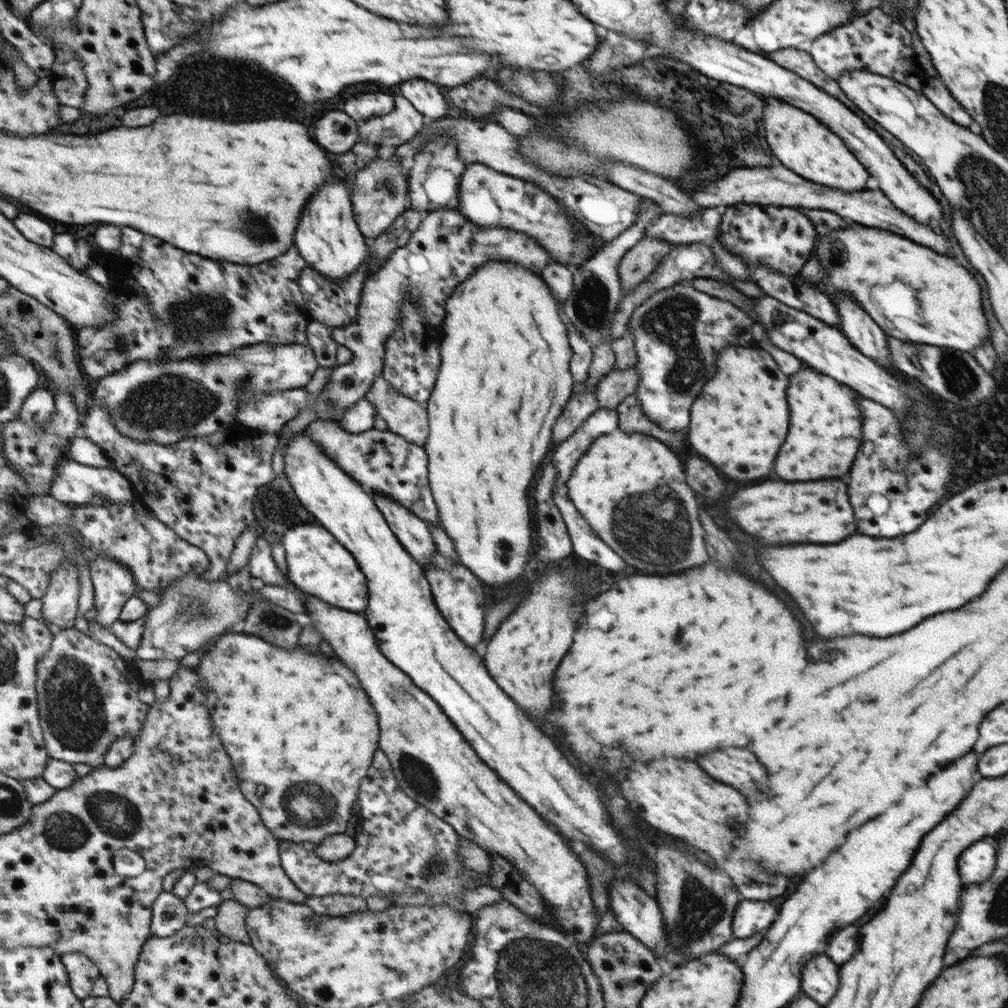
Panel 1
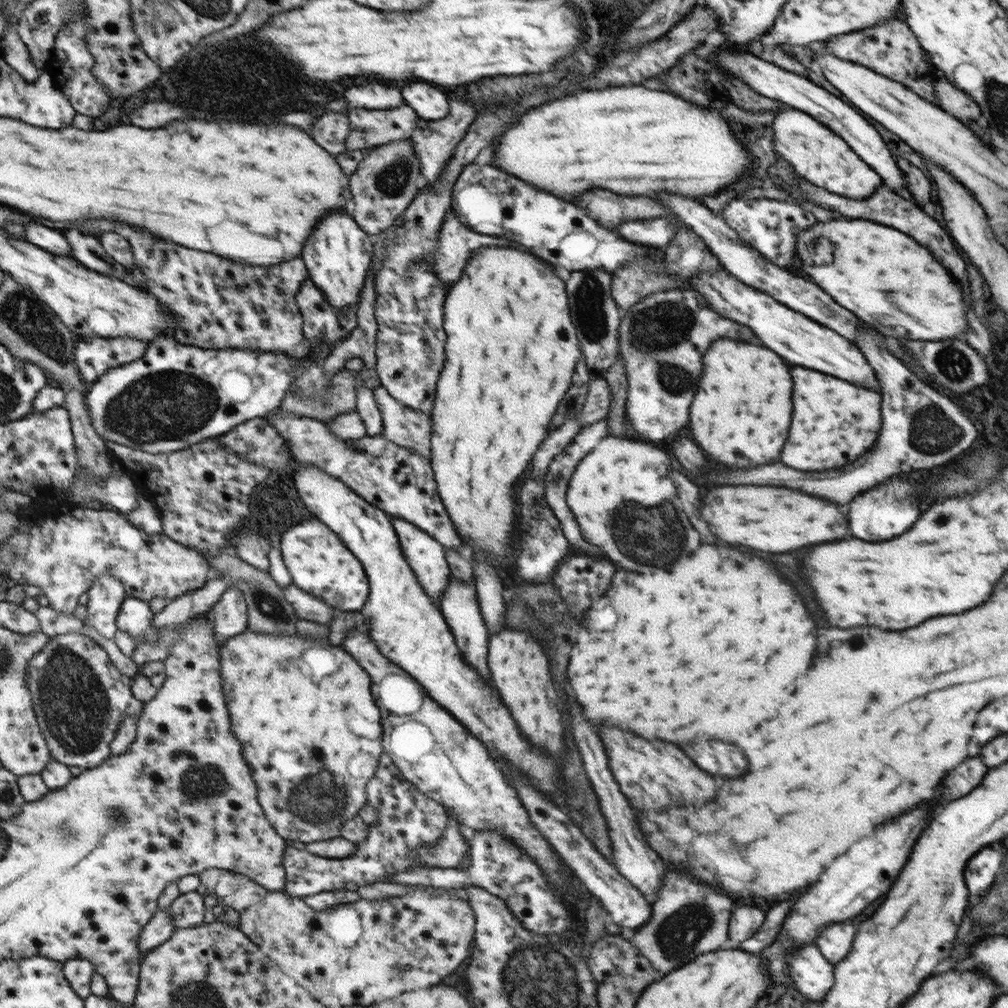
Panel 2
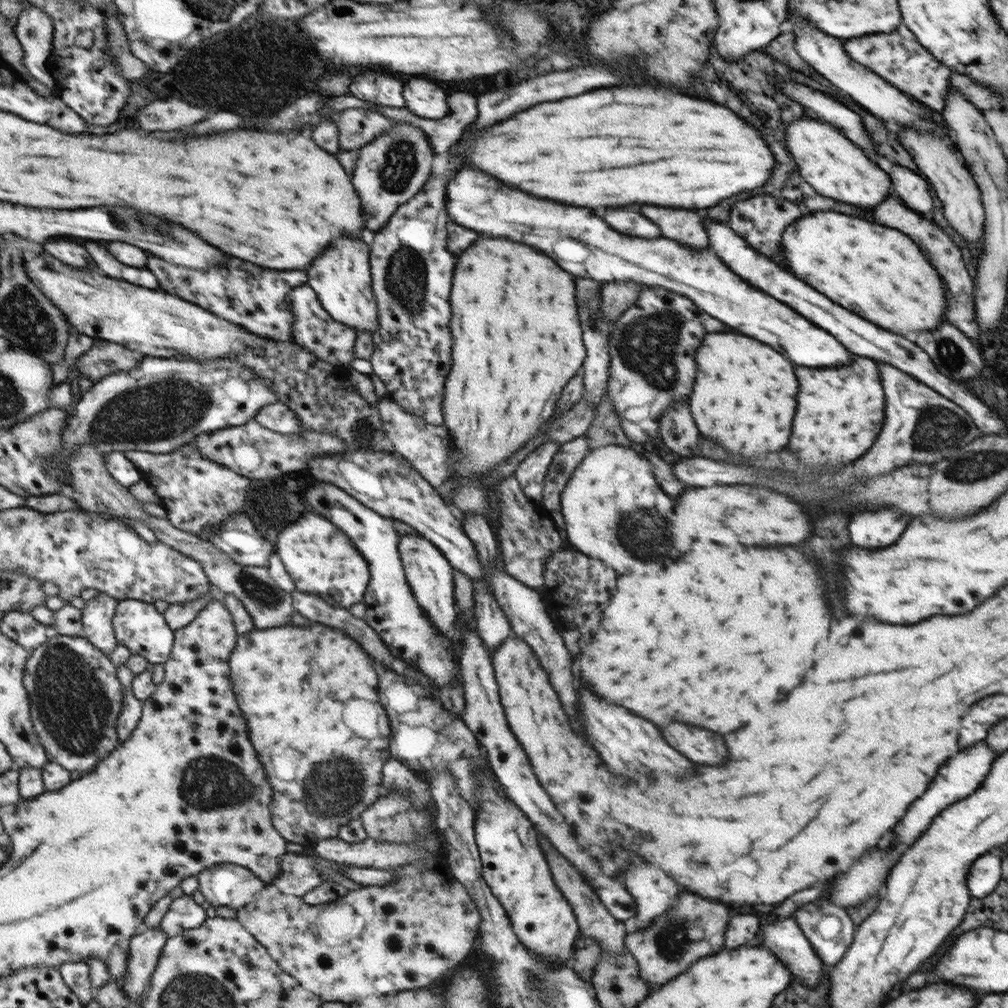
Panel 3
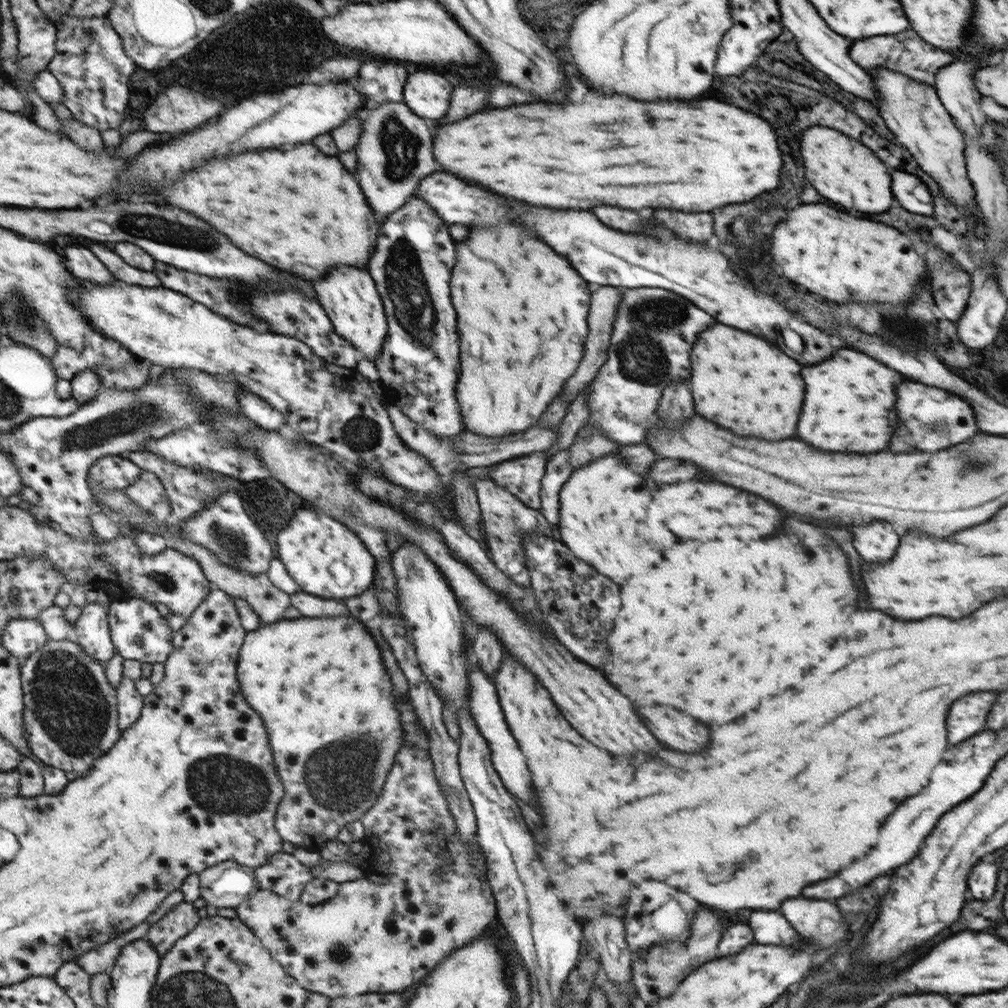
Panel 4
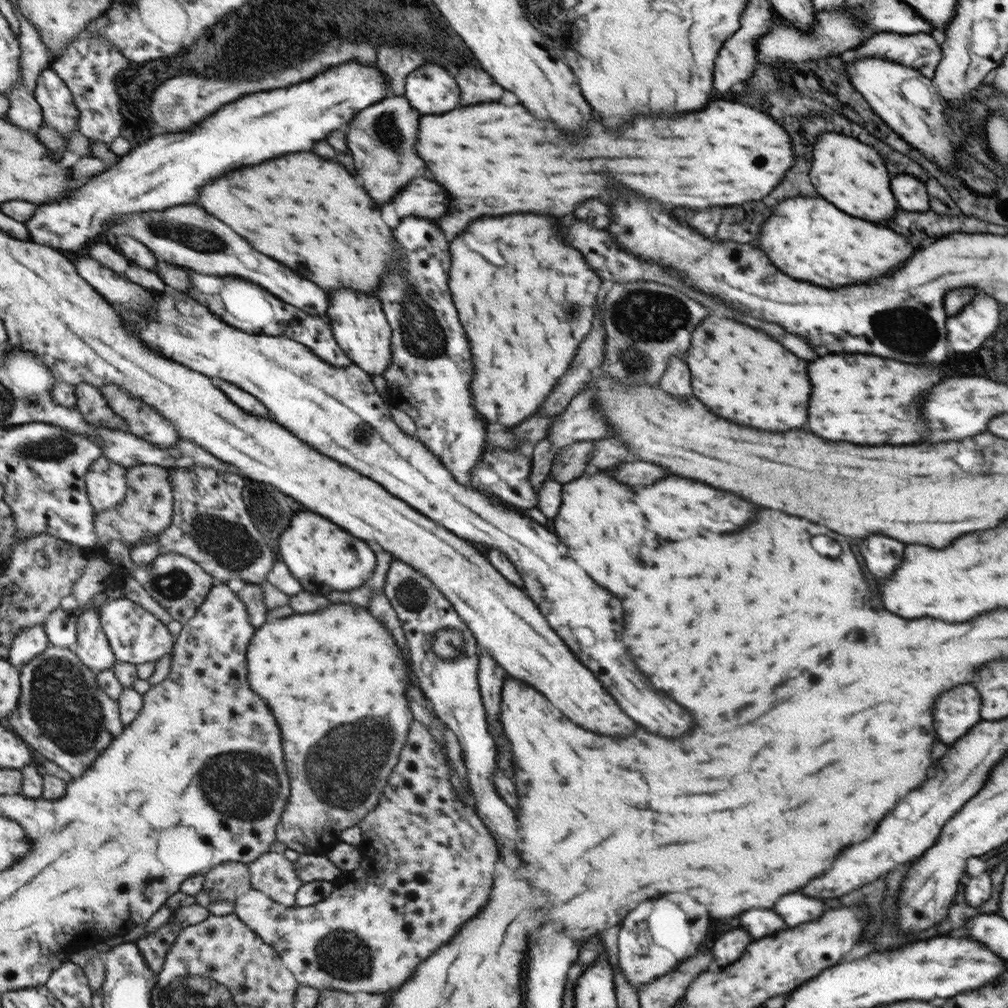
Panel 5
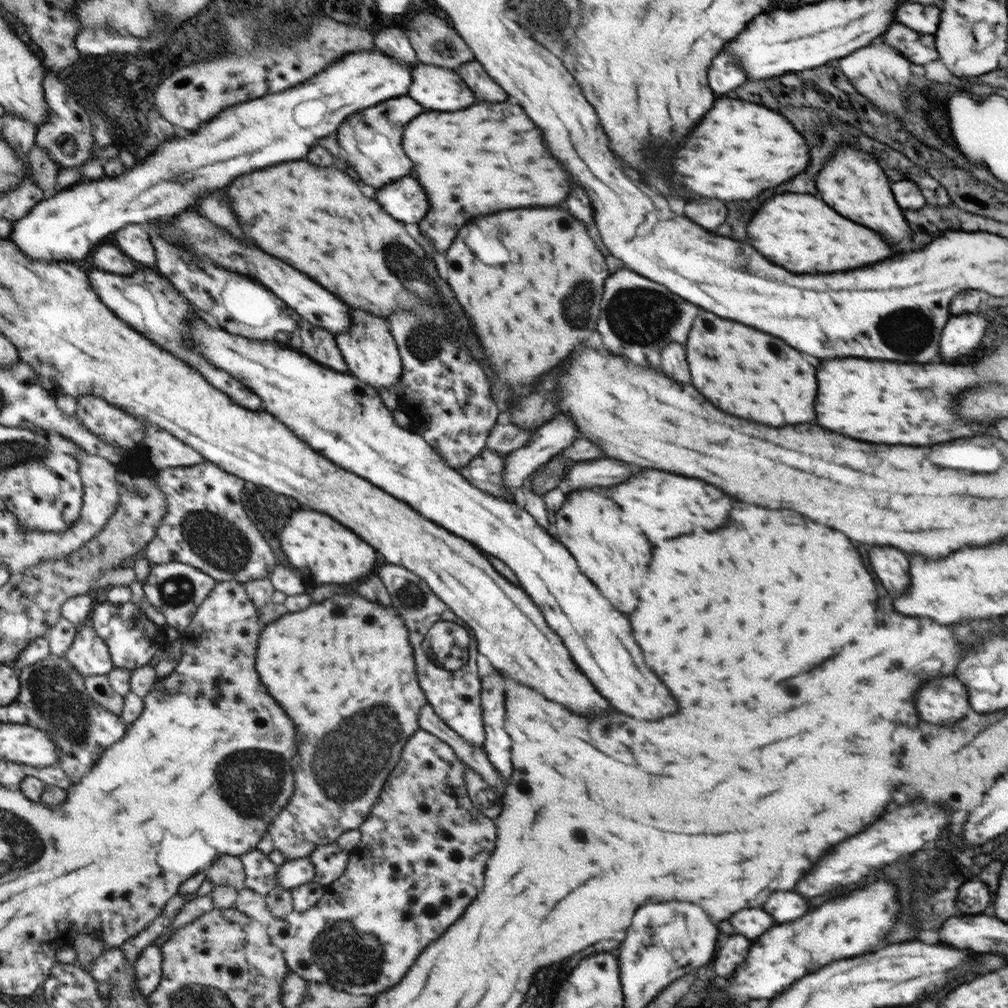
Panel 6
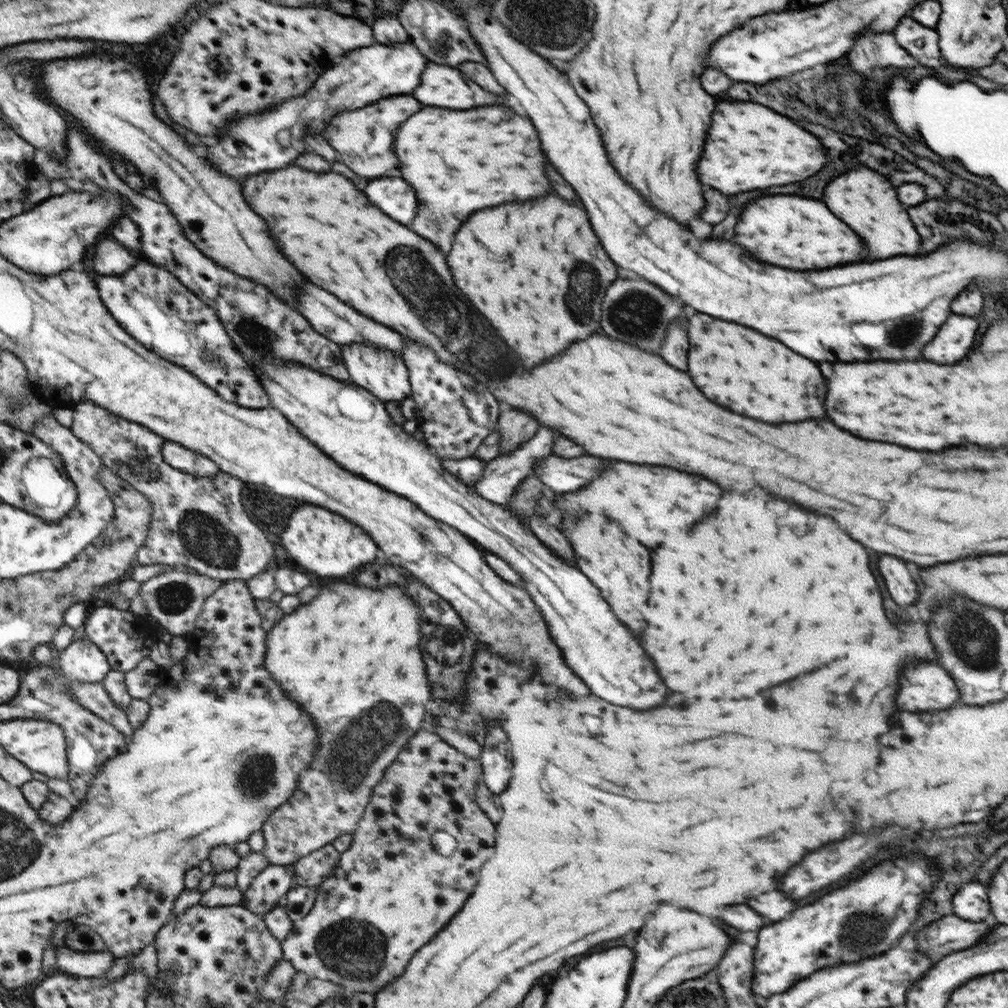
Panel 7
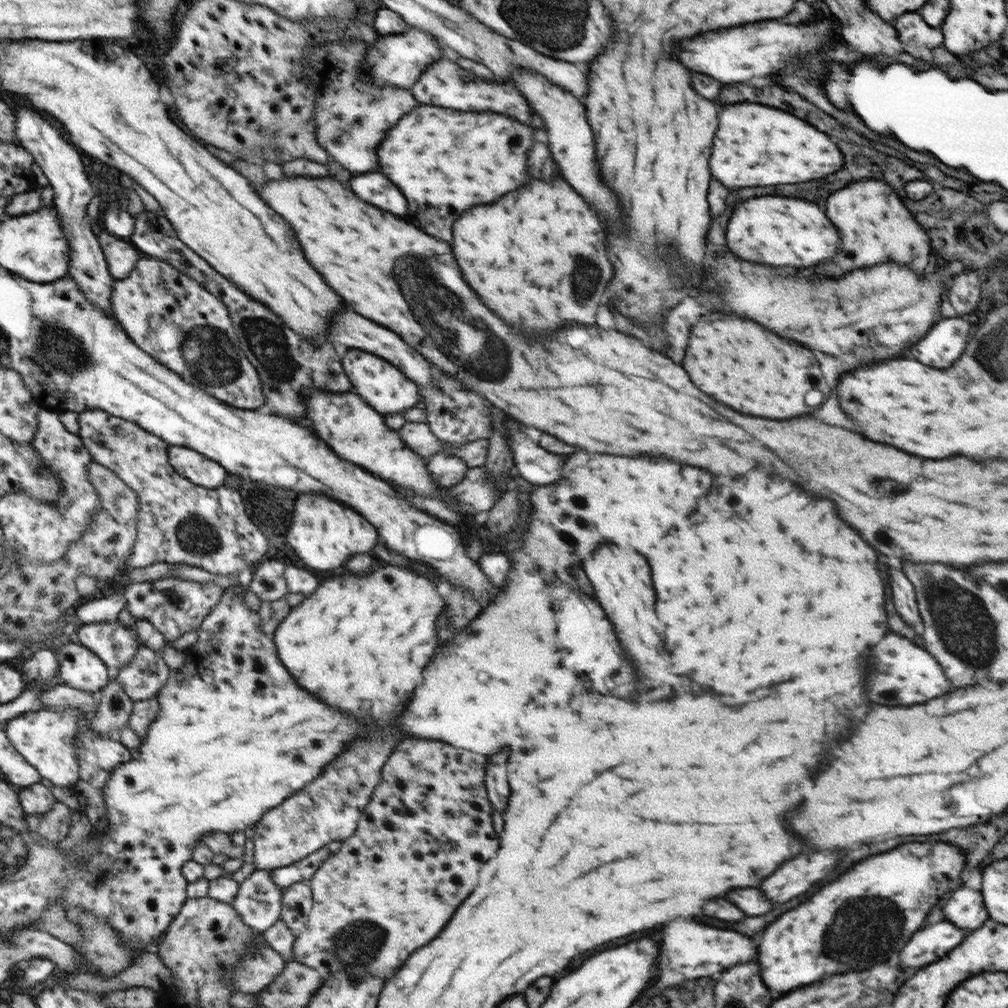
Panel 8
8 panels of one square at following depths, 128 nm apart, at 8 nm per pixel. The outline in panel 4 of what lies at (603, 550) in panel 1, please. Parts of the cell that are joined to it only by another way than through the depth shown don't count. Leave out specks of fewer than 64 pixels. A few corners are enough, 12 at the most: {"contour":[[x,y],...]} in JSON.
{"contour":[[570,447],[552,456],[541,482],[540,512],[560,520],[559,497],[572,474]]}

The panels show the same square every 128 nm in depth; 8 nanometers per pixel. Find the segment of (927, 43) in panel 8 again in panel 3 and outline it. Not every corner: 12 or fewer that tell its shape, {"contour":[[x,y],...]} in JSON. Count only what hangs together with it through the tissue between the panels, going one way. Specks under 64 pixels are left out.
{"contour":[[909,27],[844,40],[850,58],[938,114],[948,66]]}

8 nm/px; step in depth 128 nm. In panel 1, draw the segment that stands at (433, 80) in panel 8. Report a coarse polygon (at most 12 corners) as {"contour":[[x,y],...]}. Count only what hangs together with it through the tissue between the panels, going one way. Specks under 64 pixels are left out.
{"contour":[[404,82],[400,94],[428,121],[441,119],[446,100],[432,82]]}

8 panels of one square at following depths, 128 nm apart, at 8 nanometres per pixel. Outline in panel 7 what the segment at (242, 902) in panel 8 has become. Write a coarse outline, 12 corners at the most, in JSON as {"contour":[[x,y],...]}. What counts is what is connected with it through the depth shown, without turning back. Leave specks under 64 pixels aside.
{"contour":[[273,864],[245,891],[264,918],[297,885],[296,864]]}

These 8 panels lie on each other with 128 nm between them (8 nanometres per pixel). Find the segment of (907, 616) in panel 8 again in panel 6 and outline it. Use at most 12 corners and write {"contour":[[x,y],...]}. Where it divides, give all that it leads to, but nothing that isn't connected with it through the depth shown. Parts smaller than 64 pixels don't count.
{"contour":[[872,546],[870,566],[890,592],[910,584],[908,558],[894,546]]}

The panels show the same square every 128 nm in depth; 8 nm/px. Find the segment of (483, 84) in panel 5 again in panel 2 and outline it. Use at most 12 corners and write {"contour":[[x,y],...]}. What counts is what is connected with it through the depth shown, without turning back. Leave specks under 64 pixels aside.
{"contour":[[466,102],[450,118],[418,118],[409,140],[428,188],[474,122]]}

